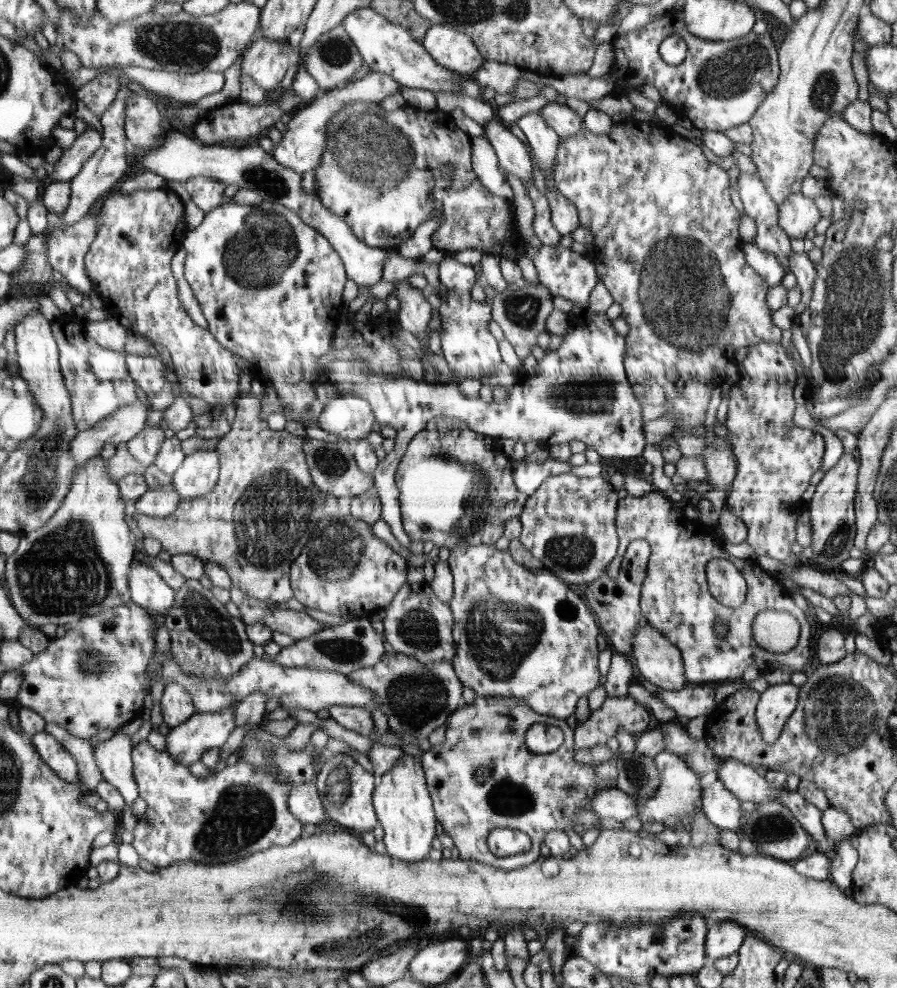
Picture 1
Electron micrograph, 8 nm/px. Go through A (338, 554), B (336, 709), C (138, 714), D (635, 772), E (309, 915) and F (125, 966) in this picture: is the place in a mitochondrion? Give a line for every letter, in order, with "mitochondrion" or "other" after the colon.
A: mitochondrion
B: other
C: other
D: mitochondrion
E: mitochondrion
F: other

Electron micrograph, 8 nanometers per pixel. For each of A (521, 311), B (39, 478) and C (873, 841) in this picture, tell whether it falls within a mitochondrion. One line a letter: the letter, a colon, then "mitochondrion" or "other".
A: mitochondrion
B: mitochondrion
C: other

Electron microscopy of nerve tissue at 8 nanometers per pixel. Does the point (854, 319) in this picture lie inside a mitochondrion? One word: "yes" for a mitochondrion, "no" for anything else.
yes

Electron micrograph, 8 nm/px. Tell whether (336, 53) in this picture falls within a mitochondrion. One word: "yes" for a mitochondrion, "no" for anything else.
yes

